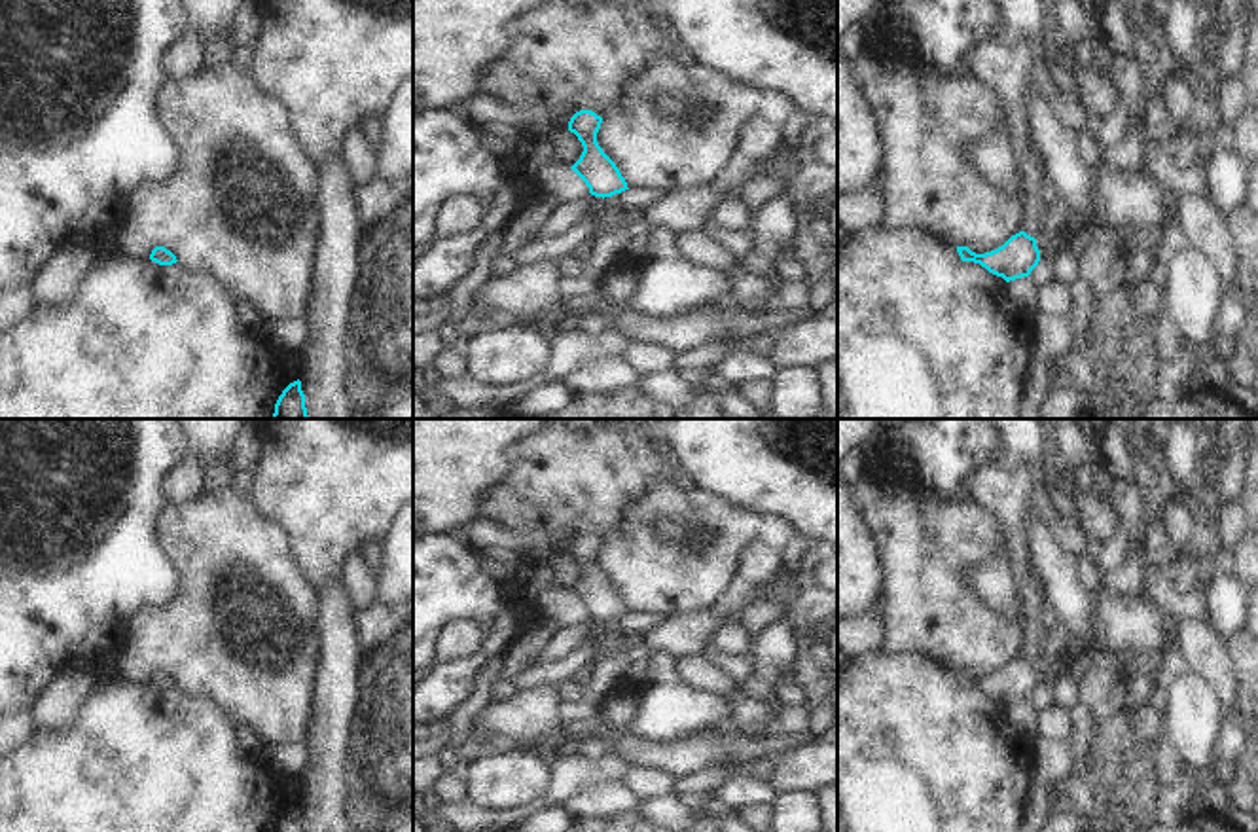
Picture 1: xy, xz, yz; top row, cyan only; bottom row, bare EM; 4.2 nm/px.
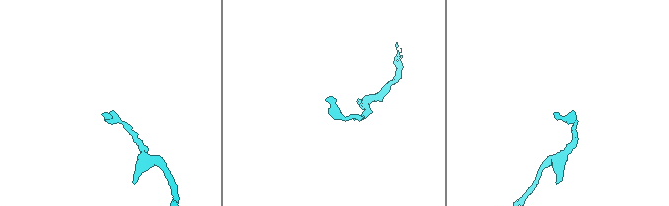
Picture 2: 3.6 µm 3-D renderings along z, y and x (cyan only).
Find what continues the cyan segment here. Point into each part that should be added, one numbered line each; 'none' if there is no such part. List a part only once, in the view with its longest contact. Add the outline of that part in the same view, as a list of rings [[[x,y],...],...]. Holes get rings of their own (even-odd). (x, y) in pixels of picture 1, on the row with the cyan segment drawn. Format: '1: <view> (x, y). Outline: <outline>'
none.

